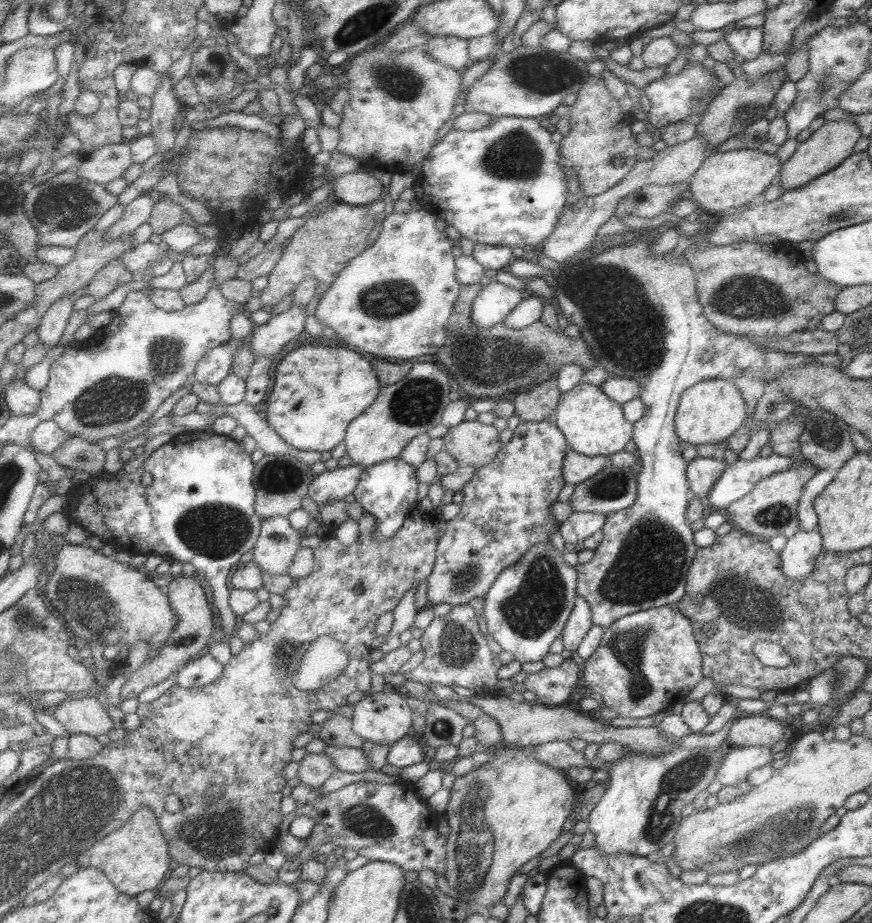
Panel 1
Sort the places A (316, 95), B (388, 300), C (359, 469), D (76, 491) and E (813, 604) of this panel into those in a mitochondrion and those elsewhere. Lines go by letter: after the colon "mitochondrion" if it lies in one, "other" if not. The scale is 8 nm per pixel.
A: other
B: mitochondrion
C: other
D: other
E: other

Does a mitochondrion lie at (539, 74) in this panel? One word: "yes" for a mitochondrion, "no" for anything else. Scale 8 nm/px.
yes

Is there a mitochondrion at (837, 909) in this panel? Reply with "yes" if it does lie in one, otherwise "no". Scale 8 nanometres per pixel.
no

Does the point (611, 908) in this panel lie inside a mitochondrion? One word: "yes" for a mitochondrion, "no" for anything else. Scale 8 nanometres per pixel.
no

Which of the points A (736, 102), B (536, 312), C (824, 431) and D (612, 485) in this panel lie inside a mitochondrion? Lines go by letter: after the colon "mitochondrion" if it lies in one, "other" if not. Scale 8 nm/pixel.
A: other
B: other
C: mitochondrion
D: mitochondrion

